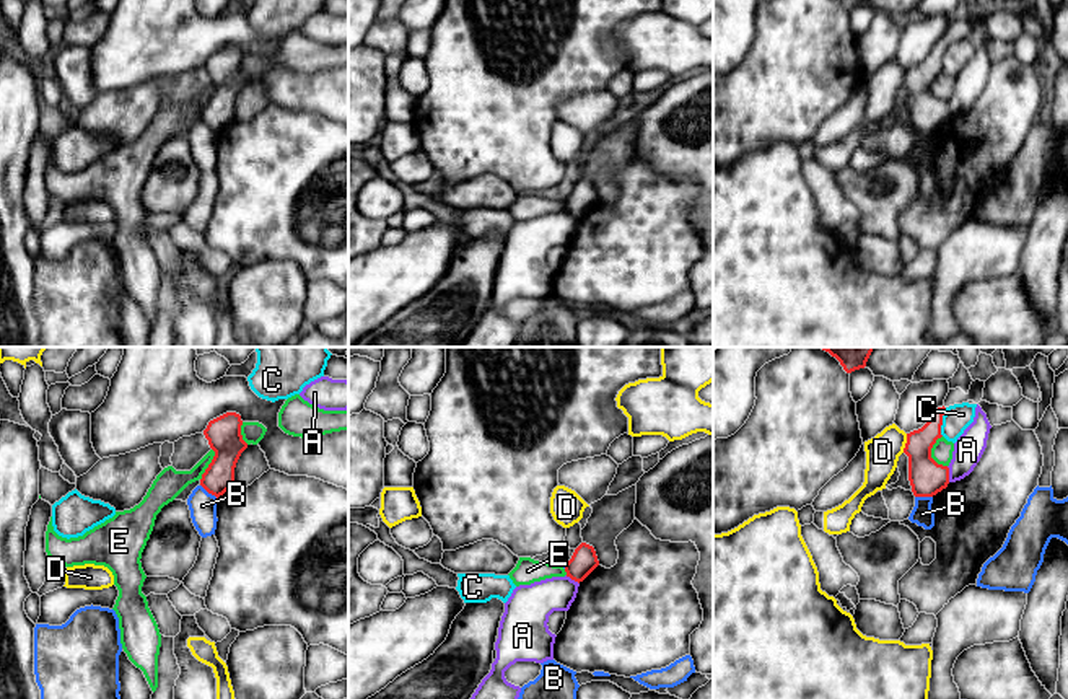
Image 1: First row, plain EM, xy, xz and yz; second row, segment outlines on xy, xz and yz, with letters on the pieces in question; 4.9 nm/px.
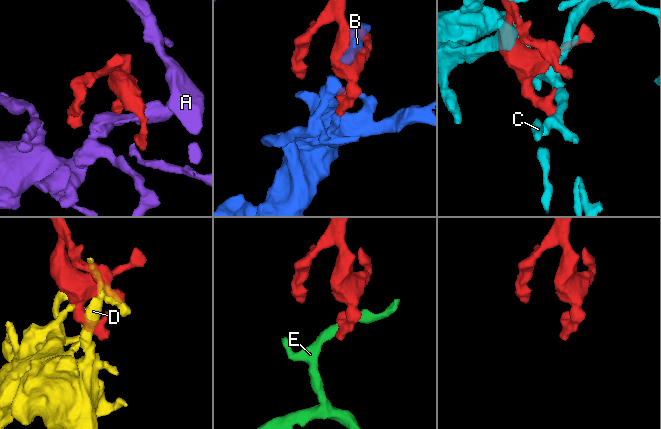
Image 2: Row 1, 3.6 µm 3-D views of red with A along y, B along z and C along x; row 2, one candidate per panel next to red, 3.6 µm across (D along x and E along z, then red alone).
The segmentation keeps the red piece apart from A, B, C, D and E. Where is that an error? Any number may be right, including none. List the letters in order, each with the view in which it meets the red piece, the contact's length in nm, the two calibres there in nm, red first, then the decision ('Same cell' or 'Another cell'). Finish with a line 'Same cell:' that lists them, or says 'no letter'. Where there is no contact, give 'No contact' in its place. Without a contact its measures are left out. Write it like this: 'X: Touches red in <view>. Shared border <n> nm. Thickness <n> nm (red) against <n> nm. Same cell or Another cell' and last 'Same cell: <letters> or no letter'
A: Touches red in yz. Shared border 80 nm. Thickness 180 nm (red) against 140 nm. Another cell
B: Touches red in yz. Shared border 90 nm. Thickness 180 nm (red) against 110 nm. Another cell
C: Touches red in yz. Shared border 150 nm. Thickness 150 nm (red) against 140 nm. Another cell
D: Touches red in yz. Shared border 100 nm. Thickness 180 nm (red) against 170 nm. Another cell
E: Touches red in yz. Shared border 160 nm. Thickness 180 nm (red) against 110 nm. Another cell
Same cell: no letter

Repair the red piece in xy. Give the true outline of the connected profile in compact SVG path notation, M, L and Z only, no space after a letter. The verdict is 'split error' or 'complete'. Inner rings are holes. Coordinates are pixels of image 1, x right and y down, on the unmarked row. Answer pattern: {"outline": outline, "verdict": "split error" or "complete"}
{"outline": "M226 47L208 57L204 65L215 91L205 108L200 121L217 134L234 121L234 103L247 78L241 70L241 51Z", "verdict": "complete"}

